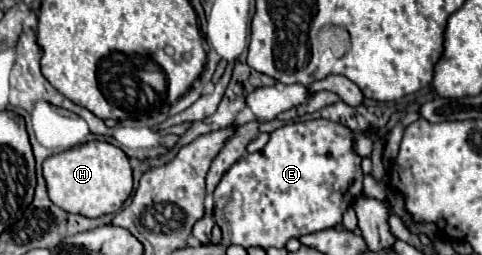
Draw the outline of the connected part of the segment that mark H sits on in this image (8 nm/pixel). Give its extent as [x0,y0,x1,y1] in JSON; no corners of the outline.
[42,140,132,218]

